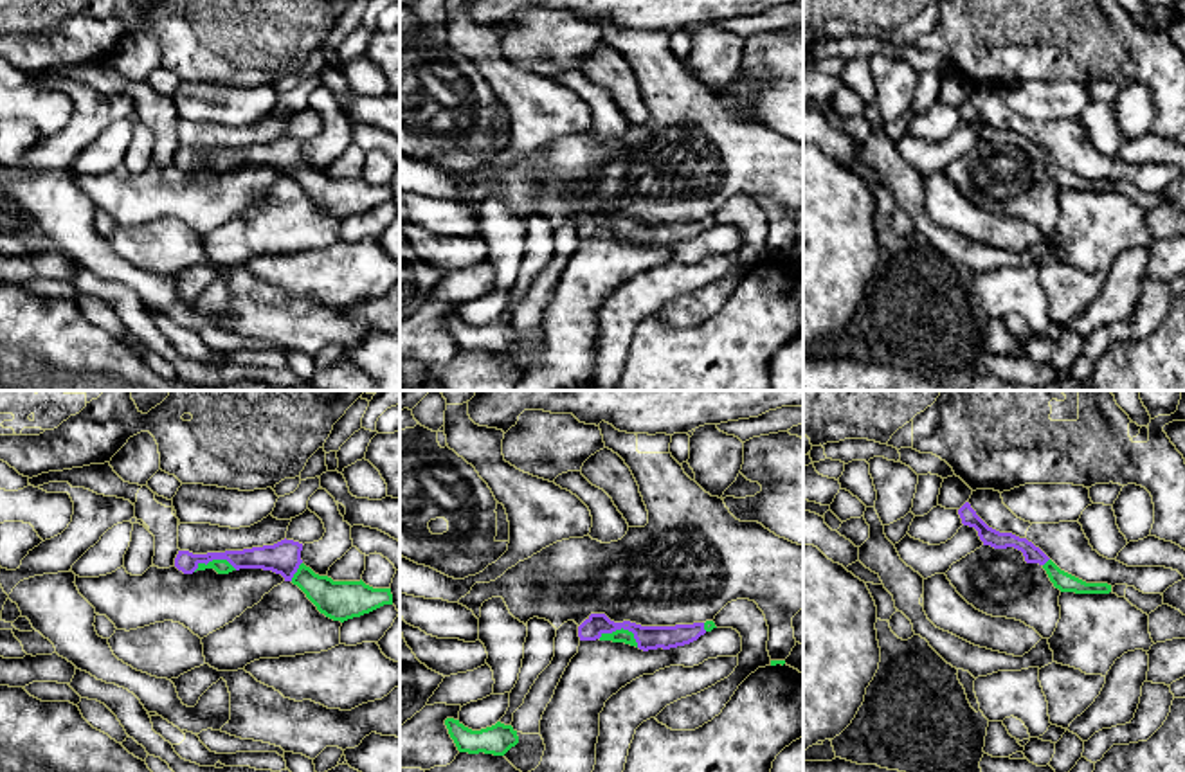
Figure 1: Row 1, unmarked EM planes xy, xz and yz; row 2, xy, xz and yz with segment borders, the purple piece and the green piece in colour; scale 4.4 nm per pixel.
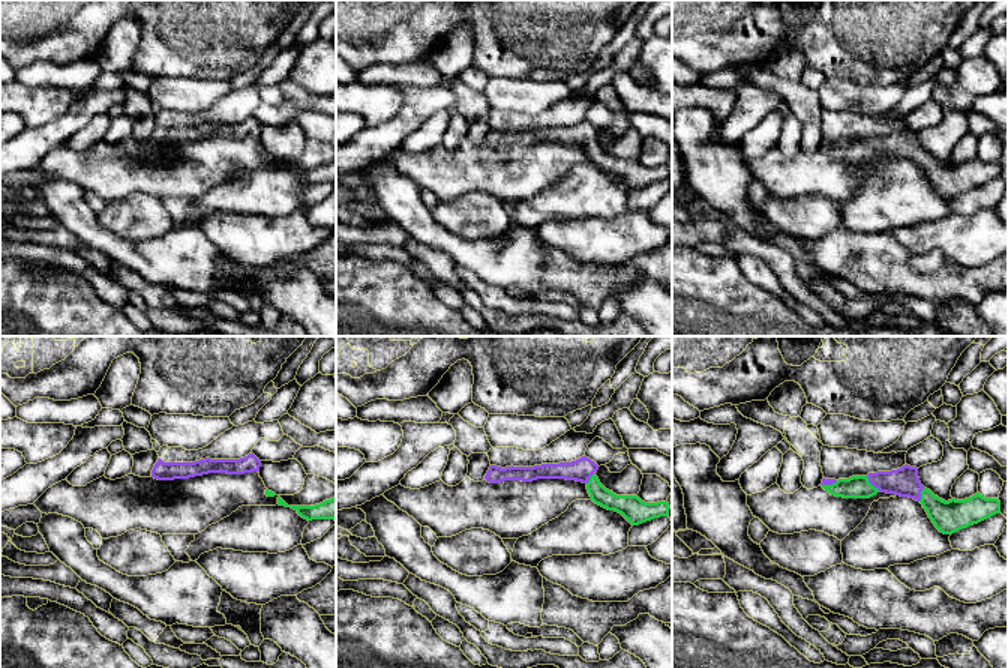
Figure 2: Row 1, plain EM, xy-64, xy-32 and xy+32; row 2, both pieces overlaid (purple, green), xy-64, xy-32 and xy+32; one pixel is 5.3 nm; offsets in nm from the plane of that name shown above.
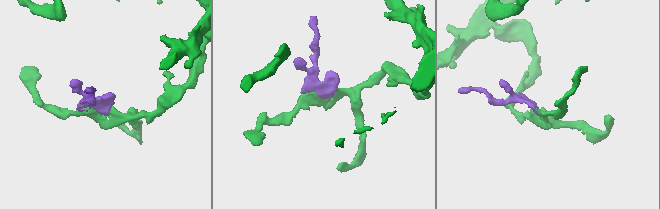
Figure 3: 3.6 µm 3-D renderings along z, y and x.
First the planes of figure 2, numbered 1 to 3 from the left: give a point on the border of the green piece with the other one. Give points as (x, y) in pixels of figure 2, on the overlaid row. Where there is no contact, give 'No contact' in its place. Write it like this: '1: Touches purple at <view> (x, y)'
1: No contact
2: Touches purple at xy-32 (588, 479)
3: Touches purple at xy+32 (872, 484)

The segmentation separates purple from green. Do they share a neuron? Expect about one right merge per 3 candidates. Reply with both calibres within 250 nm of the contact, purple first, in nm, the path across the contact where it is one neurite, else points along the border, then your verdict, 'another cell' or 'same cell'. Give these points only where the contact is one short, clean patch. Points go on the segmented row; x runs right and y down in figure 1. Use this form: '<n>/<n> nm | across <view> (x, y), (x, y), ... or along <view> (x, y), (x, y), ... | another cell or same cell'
110/60 nm | same cell

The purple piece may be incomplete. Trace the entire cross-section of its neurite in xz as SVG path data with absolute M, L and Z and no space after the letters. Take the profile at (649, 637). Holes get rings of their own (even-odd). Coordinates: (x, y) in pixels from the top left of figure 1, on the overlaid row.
M591 614L578 626L578 637L580 641L600 639L625 642L648 651L690 644L713 628L717 628L713 621L675 626L641 626L630 621L614 623L605 614Z

